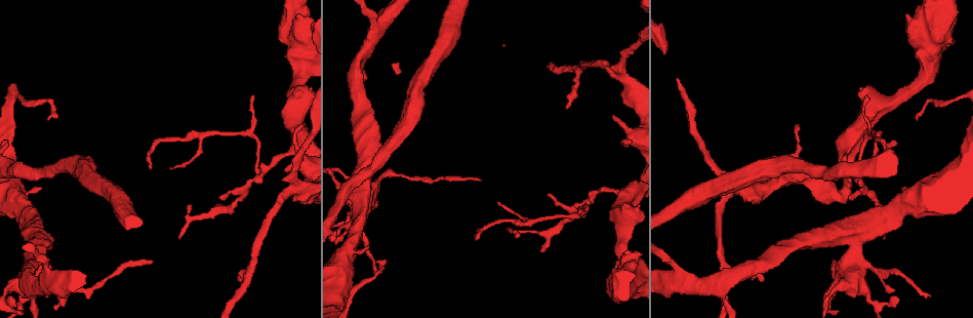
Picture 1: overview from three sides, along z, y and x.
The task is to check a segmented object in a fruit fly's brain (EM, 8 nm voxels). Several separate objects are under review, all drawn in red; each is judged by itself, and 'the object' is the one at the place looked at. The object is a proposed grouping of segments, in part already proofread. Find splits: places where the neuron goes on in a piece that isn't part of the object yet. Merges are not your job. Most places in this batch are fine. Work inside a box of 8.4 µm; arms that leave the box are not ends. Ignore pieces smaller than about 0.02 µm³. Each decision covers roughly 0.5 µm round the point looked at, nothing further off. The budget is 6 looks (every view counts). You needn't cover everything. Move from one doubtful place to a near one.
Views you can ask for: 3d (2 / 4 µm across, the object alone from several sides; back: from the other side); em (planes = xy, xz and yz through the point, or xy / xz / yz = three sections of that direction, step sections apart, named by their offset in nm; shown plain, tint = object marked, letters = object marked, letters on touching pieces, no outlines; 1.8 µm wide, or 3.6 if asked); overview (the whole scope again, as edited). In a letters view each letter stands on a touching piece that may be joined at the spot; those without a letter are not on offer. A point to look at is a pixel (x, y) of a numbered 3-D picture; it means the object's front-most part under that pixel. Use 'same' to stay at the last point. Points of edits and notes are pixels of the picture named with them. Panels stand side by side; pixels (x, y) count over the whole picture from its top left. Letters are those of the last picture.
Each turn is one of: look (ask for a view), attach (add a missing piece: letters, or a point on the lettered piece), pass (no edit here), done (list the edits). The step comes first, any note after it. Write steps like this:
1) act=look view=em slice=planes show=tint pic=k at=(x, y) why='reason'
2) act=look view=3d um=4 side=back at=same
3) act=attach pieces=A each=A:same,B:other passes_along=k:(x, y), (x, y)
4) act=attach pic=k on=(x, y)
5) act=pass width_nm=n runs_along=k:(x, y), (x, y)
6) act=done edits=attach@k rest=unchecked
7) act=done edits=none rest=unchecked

act=look view=em slice=planes show=letters pic=1 at=(849, 198) why='an open end'

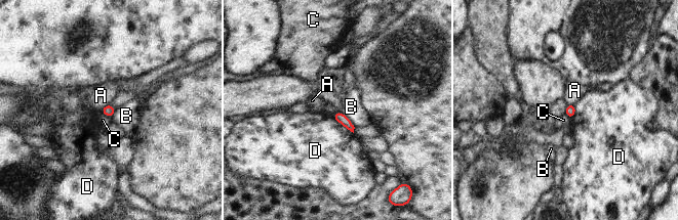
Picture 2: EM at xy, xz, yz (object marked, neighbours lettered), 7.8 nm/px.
act=pass width_nm=70 longest_contact=D:220nm each=A:other,B:other,C:other,D:other found='none of them fits'

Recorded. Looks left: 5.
act=look view=3d um=4 pic=1 at=(763, 280) why='branch stops here'

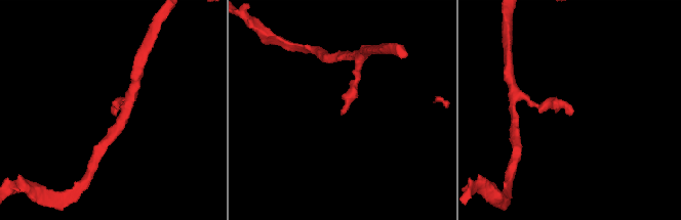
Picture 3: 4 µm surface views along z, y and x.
act=look view=em slice=yz step=4 show=letters pic=3 at=(343, 113)

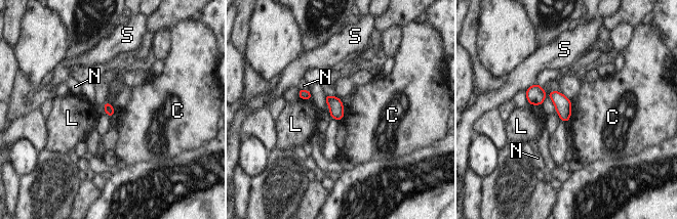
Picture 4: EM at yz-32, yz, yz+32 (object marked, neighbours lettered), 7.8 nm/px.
act=pass each=C:other,L:other,N:other,S:other border=4:(571, 99), (571, 115), (567, 123) found='no lettered piece goes on from it'

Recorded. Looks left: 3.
act=look view=3d um=2 pic=1 at=(372, 111) why='thick end'

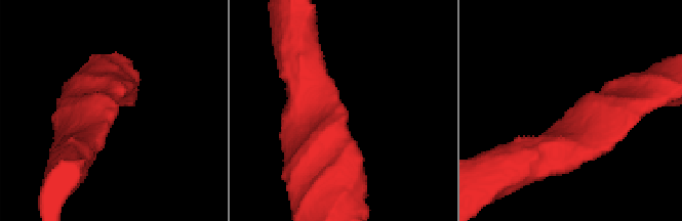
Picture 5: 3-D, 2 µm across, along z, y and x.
act=look view=em slice=xz step=16 show=tint pic=5 at=(569, 115)

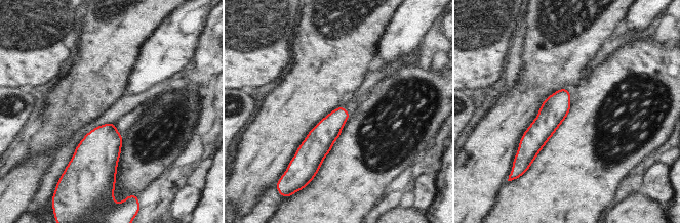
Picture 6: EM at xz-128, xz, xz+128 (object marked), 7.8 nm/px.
act=look view=em slice=xz step=16 show=letters at=same why='what lies round it'

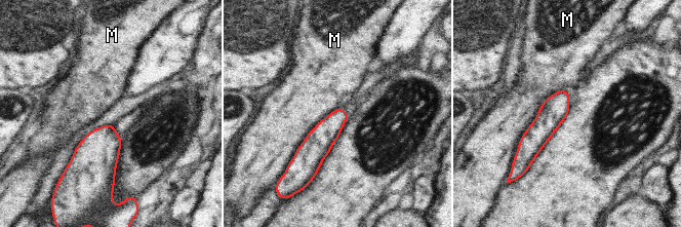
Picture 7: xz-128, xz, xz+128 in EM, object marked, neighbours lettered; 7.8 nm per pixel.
act=pass each=M:other found='none of them fits'

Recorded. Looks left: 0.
act=done edits=none rest=unchecked

